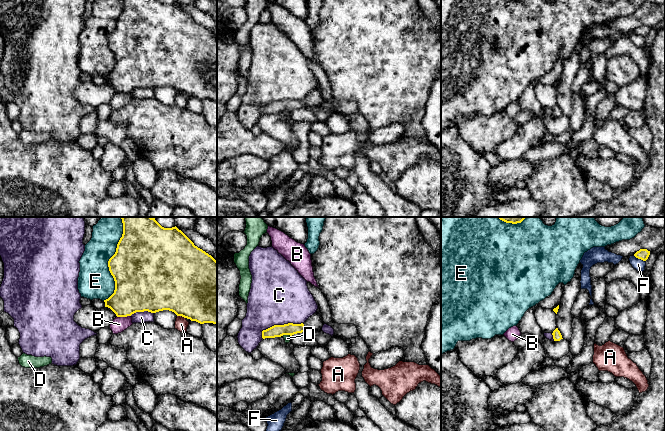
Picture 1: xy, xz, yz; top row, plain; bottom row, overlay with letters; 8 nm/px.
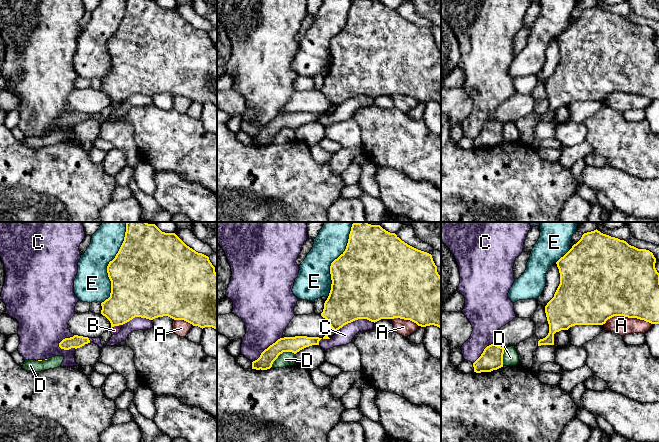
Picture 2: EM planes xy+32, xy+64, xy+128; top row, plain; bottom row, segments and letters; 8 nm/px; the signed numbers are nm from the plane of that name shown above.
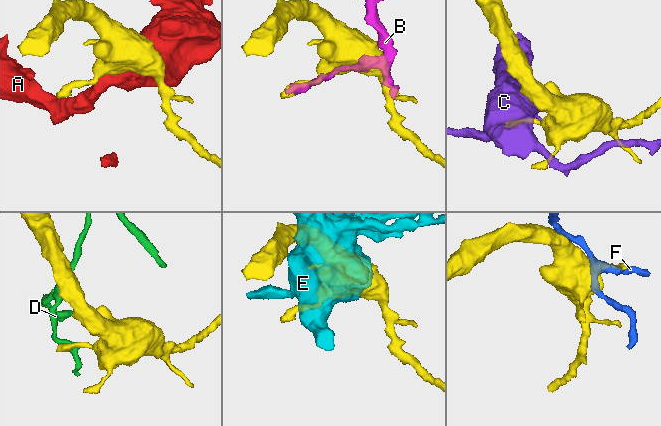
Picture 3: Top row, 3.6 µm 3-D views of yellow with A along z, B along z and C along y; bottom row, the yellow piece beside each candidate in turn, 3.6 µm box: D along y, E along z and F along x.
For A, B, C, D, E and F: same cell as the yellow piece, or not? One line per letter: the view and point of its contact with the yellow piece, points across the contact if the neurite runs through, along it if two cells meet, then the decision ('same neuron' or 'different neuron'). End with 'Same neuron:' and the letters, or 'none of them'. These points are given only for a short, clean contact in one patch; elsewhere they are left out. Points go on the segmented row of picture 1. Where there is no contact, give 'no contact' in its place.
A: meets yellow in xy at (181, 315); different neuron
B: meets yellow in xy at (123, 316); different neuron
C: meets yellow in xz at (279, 325); different neuron
D: meets yellow in xz at (286, 334); border along xz (282, 335), (290, 336); different neuron
E: meets yellow in xy at (109, 260); different neuron
F: meets yellow in yz at (639, 258); different neuron
Same neuron: none of them

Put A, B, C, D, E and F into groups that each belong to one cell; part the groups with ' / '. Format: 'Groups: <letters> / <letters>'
Groups: A / B / C / D / E / F

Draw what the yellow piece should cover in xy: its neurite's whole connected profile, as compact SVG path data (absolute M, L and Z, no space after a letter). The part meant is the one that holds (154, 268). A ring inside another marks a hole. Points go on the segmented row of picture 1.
M121 217L123 223L123 234L120 238L115 254L109 259L108 267L115 281L114 293L106 300L105 307L110 308L117 317L131 316L136 312L148 311L156 313L163 310L174 312L177 316L196 321L200 324L213 323L217 325L217 261L208 253L194 245L194 243L176 226L172 228L162 227L152 217Z

